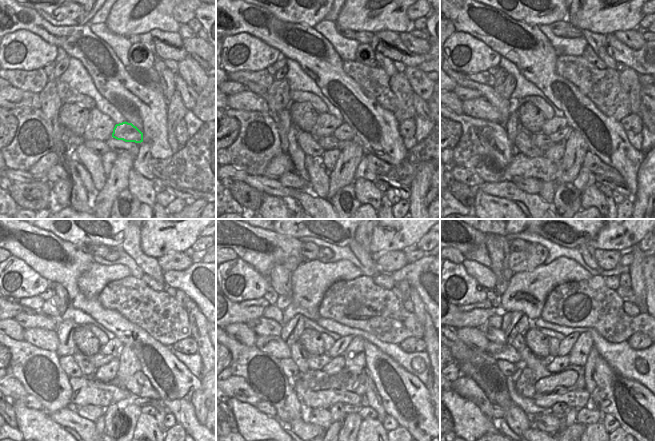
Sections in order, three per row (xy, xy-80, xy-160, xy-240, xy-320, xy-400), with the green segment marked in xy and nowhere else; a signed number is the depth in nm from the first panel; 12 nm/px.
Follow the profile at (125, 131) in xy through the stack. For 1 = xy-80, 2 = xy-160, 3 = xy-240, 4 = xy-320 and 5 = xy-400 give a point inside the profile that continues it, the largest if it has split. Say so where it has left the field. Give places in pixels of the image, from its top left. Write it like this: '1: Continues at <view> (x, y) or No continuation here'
1: Continues at xy-80 (345, 132)
2: Continues at xy-160 (559, 136)
3: Continues at xy-240 (99, 359)
4: Continues at xy-320 (313, 360)
5: Continues at xy-400 (528, 359)

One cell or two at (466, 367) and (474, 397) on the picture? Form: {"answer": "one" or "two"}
{"answer": "two"}

